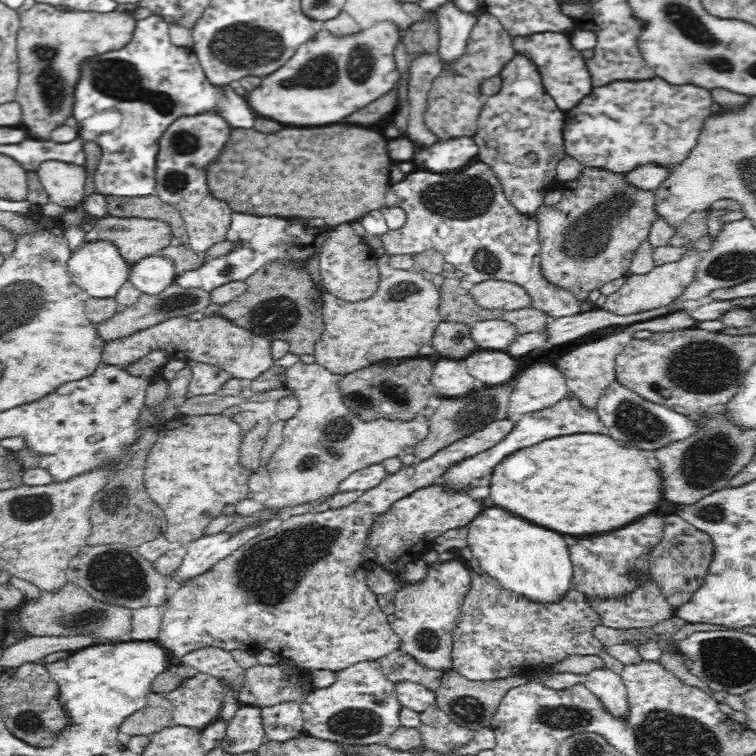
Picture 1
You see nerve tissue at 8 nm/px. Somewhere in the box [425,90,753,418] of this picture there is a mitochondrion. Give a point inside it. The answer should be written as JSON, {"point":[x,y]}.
{"point":[706,367]}

